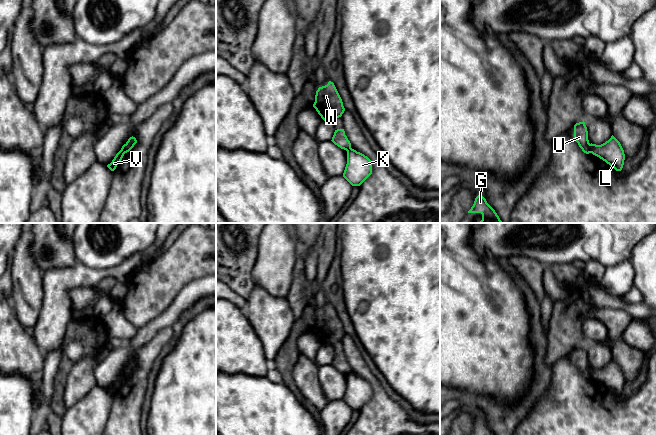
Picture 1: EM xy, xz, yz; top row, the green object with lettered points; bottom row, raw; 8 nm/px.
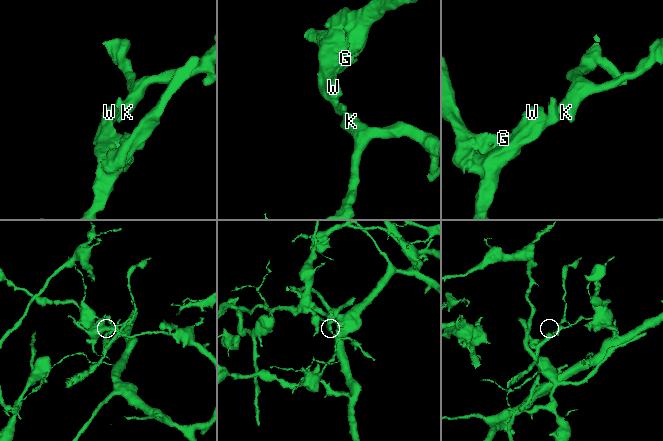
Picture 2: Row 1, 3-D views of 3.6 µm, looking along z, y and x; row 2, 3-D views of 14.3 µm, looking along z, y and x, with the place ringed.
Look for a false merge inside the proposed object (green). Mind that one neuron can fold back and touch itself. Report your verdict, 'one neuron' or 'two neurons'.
two neurons

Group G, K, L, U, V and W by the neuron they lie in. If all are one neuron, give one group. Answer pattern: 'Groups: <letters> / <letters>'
Groups: G U V W / K L

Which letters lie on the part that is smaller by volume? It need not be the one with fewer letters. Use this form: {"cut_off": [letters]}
{"cut_off": ["G", "U", "V", "W"]}

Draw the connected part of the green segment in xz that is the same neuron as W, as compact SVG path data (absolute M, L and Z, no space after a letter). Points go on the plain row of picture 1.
M331 305L318 312L313 331L324 345L329 346L341 341L345 335L342 323Z

